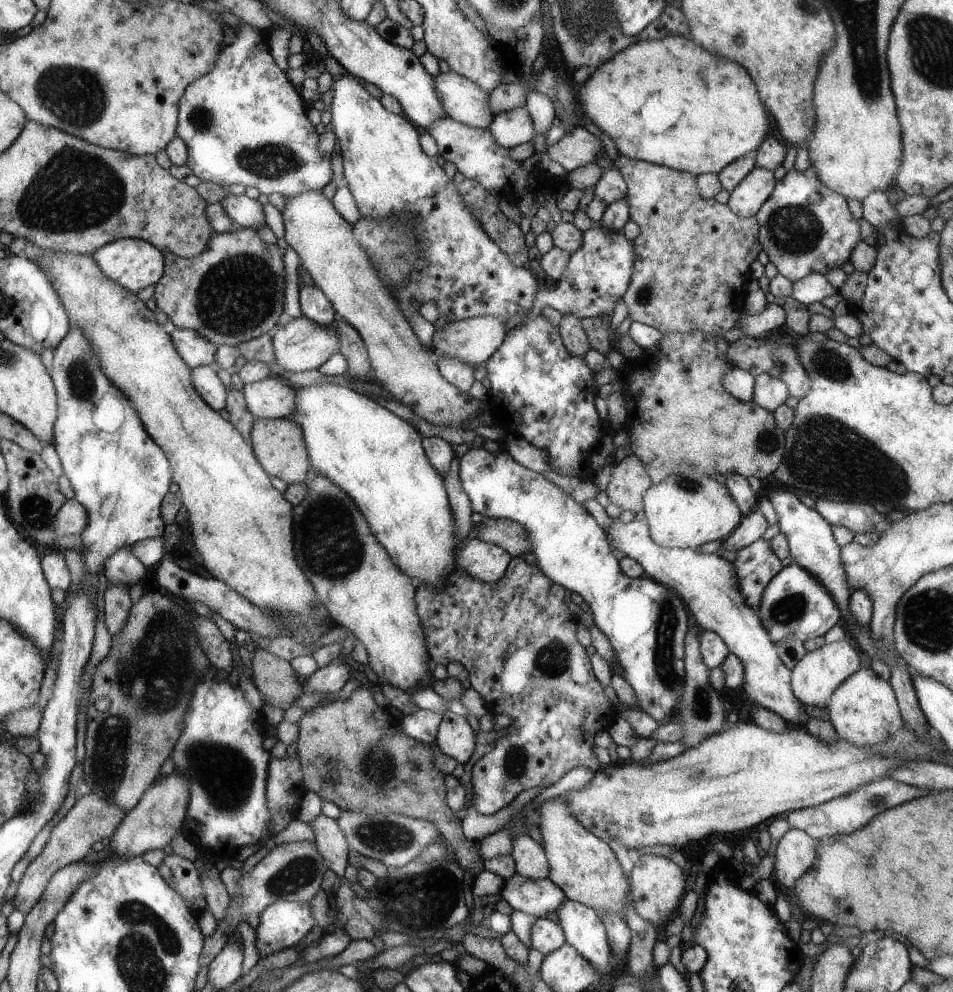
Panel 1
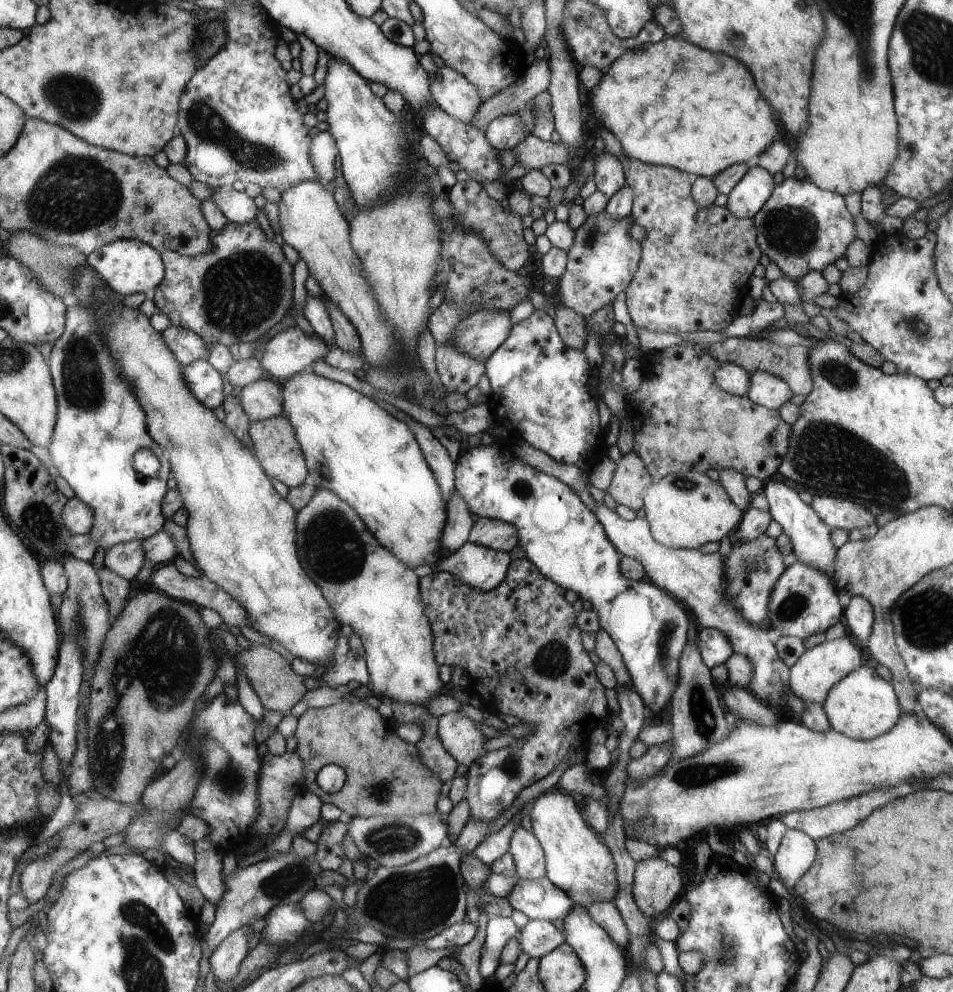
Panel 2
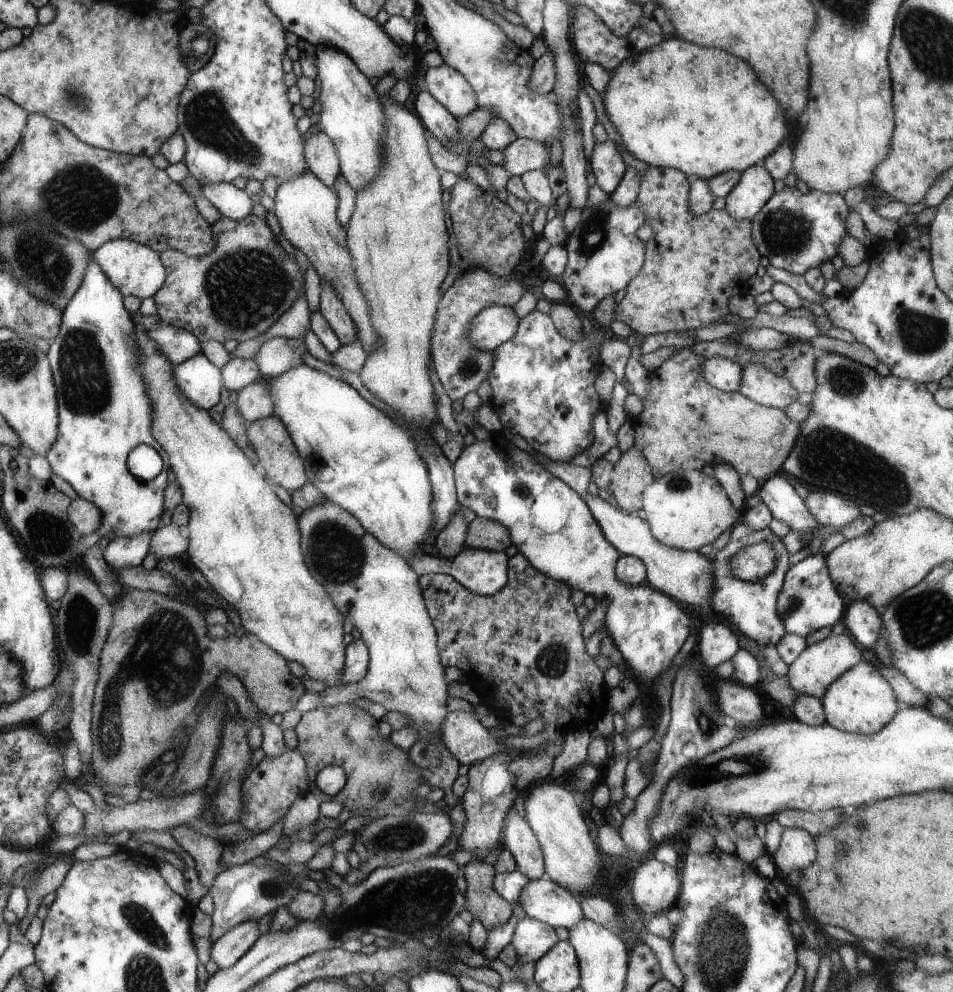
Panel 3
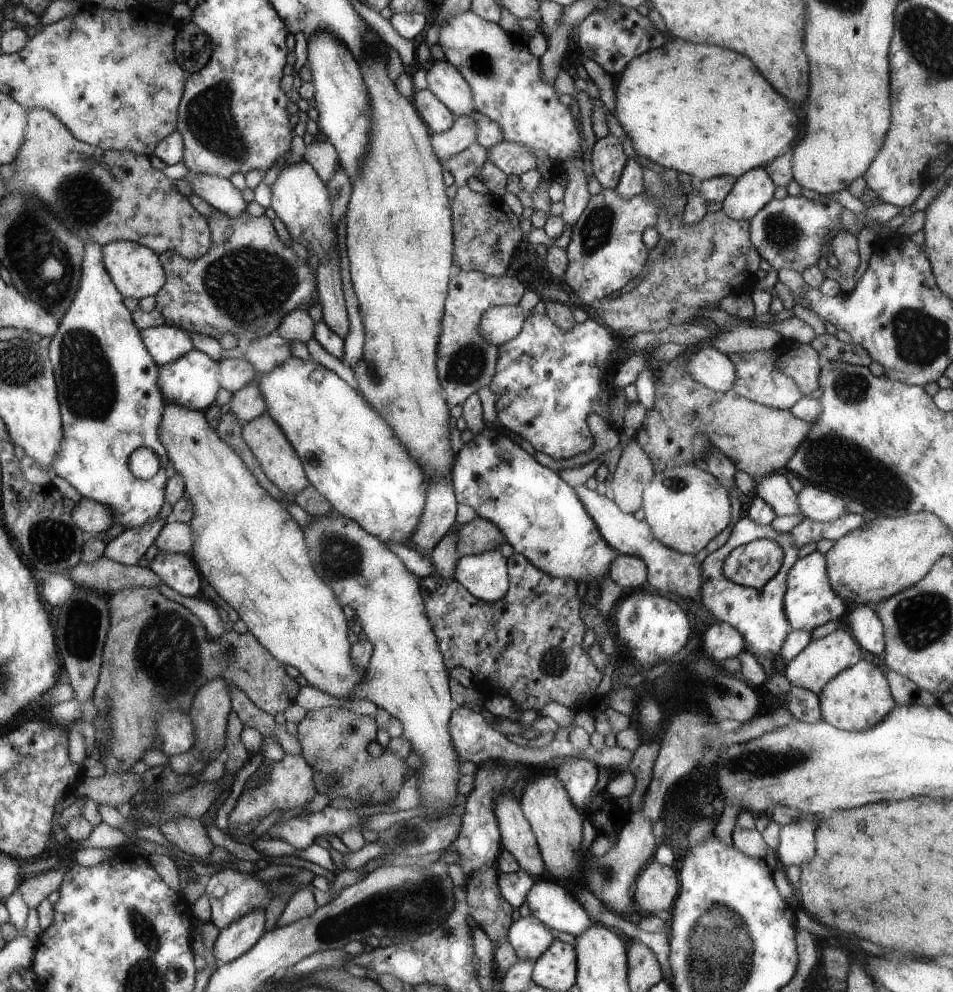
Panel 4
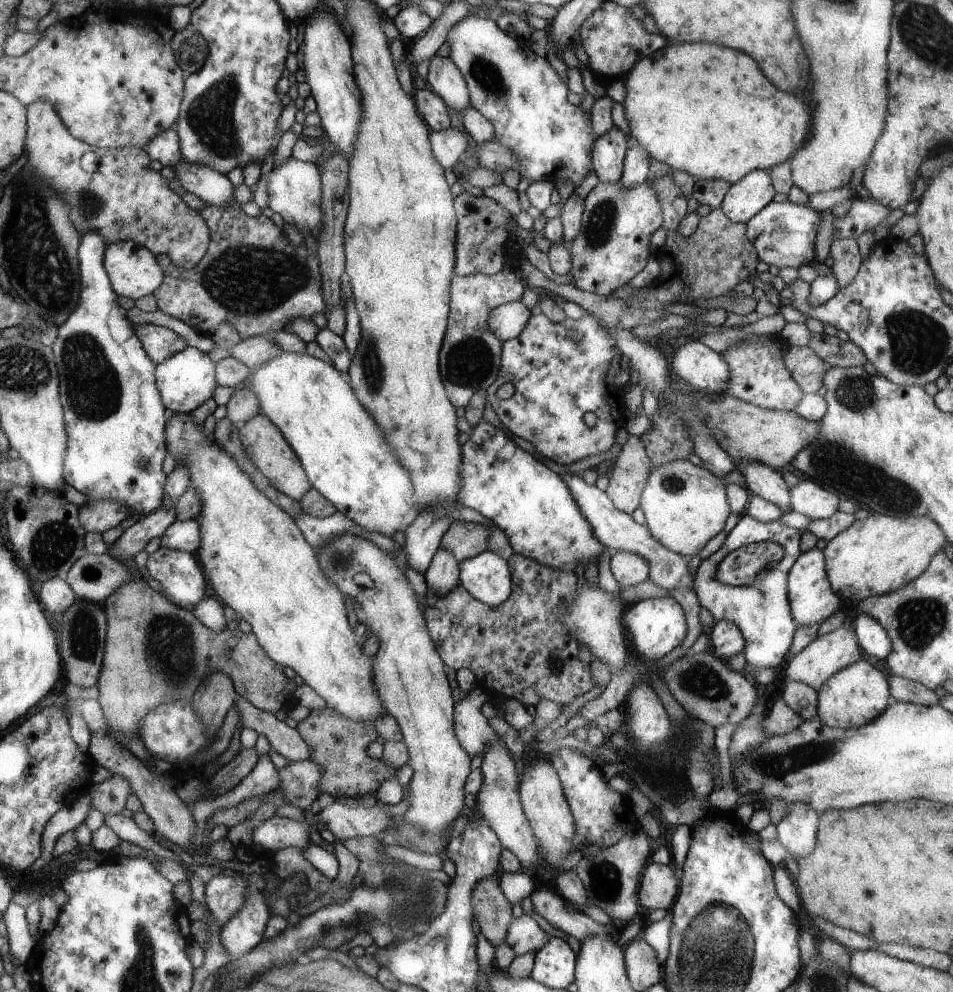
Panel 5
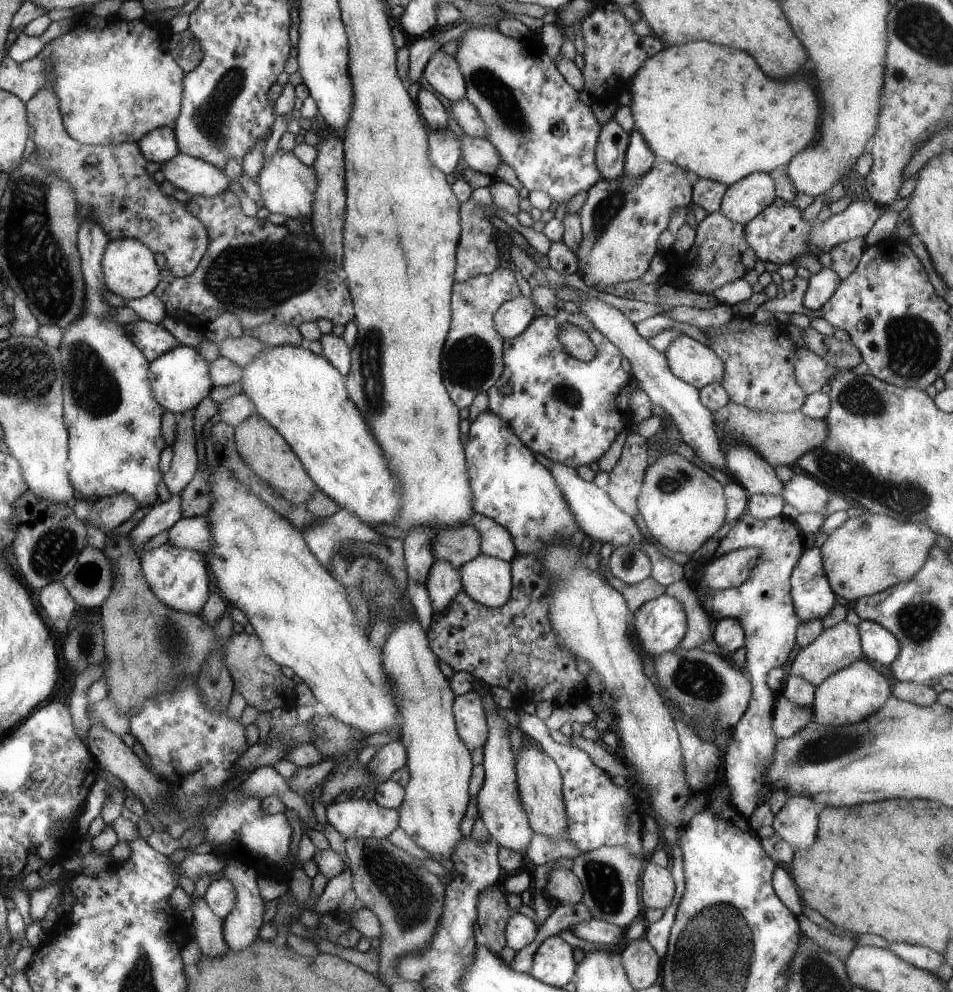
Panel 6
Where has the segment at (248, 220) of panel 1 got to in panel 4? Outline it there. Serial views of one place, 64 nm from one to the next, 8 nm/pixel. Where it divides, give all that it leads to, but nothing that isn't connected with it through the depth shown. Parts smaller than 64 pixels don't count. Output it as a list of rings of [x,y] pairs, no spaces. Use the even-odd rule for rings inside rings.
[[[190,171],[185,177],[194,195],[204,198],[218,212],[236,218],[240,218],[246,212],[248,202],[230,179],[208,176],[208,174],[194,174]]]

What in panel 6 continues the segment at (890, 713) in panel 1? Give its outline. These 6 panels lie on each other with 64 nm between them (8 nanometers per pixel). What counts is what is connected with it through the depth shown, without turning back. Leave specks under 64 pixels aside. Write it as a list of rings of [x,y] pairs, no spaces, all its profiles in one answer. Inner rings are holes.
[[[866,659],[835,672],[822,684],[815,687],[814,704],[812,704],[814,720],[821,725],[832,728],[858,724],[870,715],[878,712],[890,698],[890,684],[888,680],[876,672]]]

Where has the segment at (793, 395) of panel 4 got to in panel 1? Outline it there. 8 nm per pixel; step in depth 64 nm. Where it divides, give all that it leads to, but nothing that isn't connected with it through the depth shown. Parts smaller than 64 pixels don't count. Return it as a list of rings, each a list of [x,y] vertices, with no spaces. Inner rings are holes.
[[[764,373],[755,376],[753,402],[768,409],[768,412],[774,413],[786,402],[789,395],[790,387],[783,380]]]

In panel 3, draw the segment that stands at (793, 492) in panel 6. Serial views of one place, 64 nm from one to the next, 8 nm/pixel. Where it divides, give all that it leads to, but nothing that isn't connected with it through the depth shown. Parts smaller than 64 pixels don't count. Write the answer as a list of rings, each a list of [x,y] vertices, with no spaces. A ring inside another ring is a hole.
[[[809,489],[806,502],[812,516],[820,522],[820,525],[829,528],[846,528],[848,524],[864,517],[860,510],[860,503],[850,501],[835,493]],[[859,505],[859,506],[858,506]]]

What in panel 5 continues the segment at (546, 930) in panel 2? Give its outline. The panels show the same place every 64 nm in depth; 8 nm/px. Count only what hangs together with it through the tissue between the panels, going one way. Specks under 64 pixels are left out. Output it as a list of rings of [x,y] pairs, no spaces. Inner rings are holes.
[[[526,914],[515,918],[506,931],[506,943],[512,947],[517,956],[538,952],[548,942],[548,937],[536,920]]]

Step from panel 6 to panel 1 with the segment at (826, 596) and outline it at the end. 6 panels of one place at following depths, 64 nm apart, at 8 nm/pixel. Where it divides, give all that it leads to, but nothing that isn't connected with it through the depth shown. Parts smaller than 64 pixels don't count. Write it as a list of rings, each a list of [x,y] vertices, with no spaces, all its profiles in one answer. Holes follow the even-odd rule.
[[[790,564],[782,568],[770,580],[762,594],[758,615],[763,627],[777,645],[788,637],[804,643],[810,638],[824,636],[832,626],[840,622],[840,609],[835,597],[820,584],[819,580],[816,580],[815,576],[812,576],[812,573],[800,568],[799,564]]]

